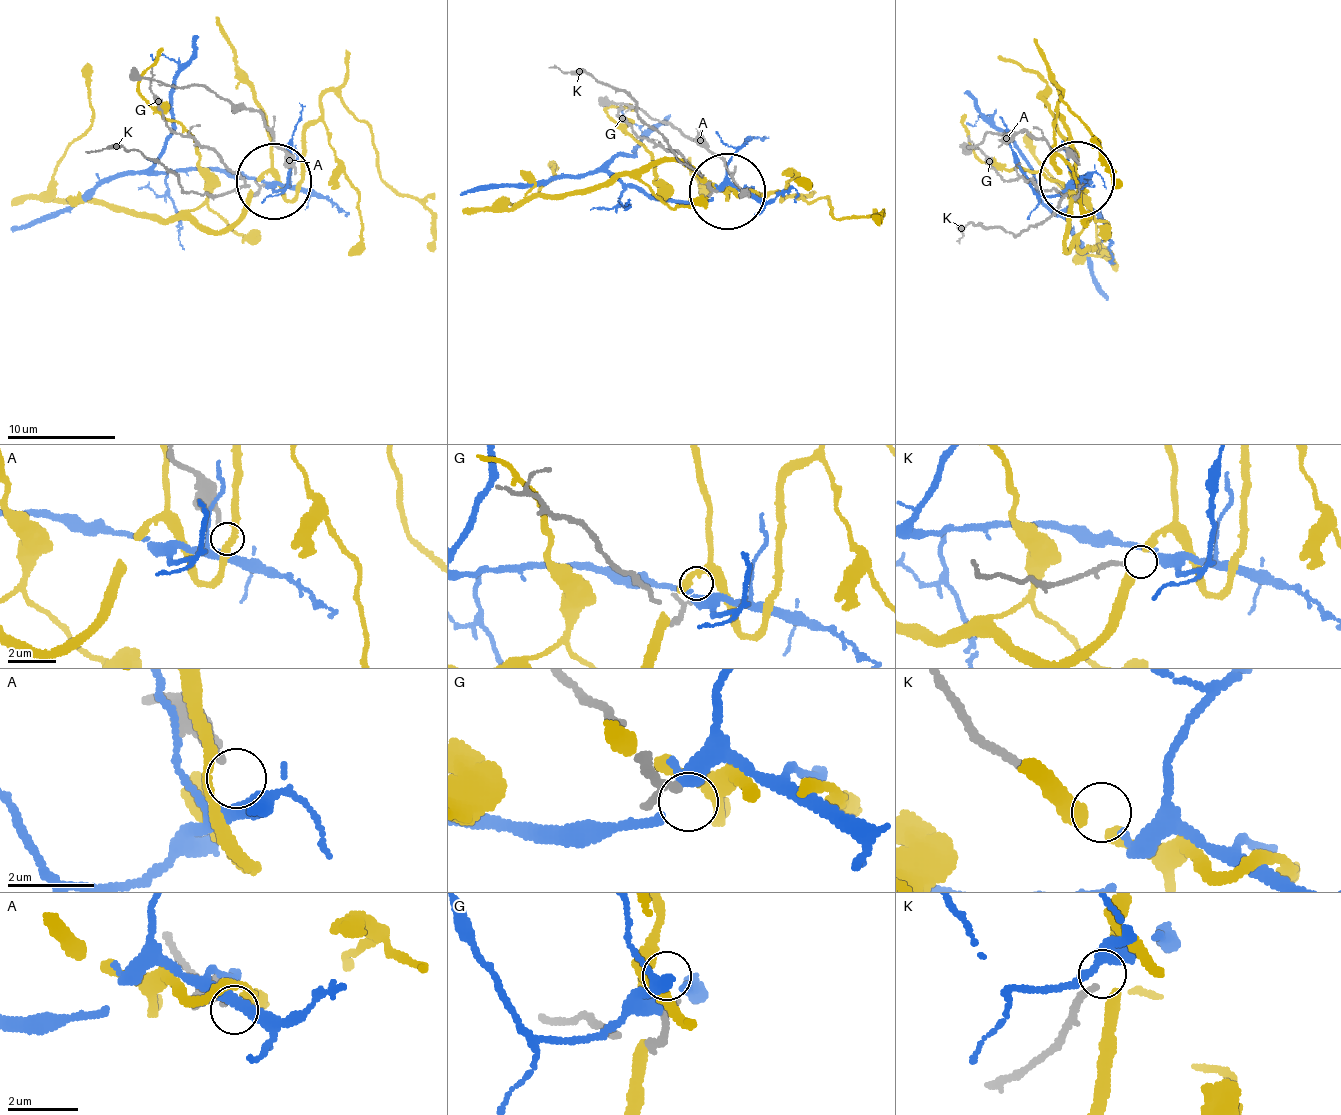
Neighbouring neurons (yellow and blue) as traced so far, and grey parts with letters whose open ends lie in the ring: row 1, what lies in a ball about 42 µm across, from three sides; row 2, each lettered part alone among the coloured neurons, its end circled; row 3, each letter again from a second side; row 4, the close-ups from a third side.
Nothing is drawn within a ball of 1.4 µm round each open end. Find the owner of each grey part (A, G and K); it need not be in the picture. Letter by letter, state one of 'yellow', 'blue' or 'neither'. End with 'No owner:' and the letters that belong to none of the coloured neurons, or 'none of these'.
A: neither
G: neither
K: blue
No owner: A, G

